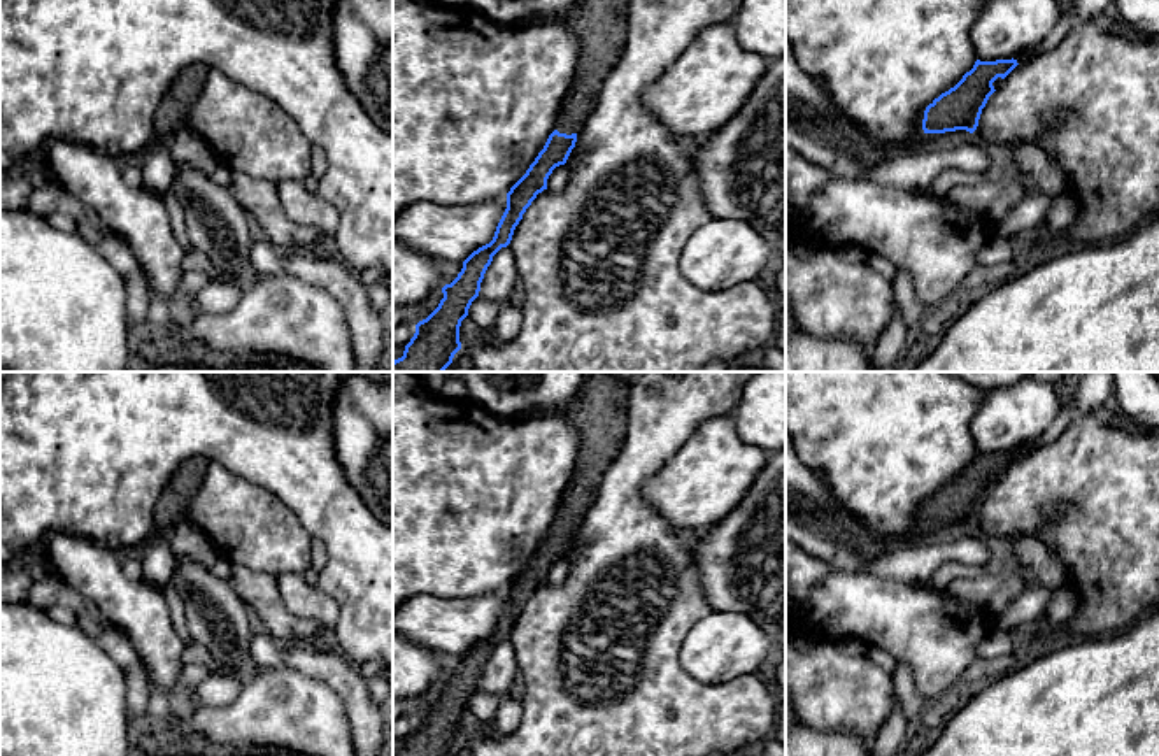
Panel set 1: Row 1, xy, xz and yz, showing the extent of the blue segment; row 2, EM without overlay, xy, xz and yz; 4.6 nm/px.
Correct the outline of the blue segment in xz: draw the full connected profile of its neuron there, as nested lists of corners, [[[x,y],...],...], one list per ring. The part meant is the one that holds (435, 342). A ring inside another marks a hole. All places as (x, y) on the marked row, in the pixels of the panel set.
[[[580,0],[568,23],[575,30],[580,53],[573,79],[559,109],[556,130],[526,174],[507,193],[507,209],[489,244],[473,251],[458,277],[442,288],[438,307],[416,325],[403,356],[393,361],[393,372],[444,372],[461,349],[459,326],[479,296],[480,282],[493,256],[507,247],[523,214],[547,189],[552,170],[565,165],[577,133],[594,111],[607,75],[619,61],[628,35],[629,0]]]

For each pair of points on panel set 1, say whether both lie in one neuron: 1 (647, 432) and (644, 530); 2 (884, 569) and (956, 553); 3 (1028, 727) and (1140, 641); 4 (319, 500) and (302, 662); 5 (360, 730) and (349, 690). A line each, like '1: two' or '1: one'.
1: one
2: one
3: one
4: two
5: one

